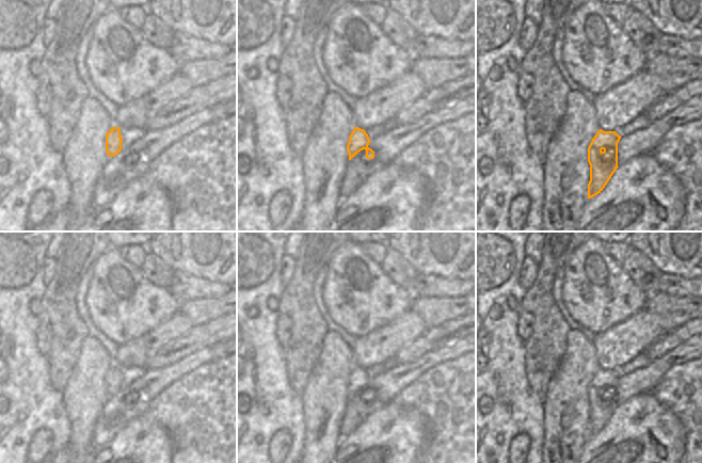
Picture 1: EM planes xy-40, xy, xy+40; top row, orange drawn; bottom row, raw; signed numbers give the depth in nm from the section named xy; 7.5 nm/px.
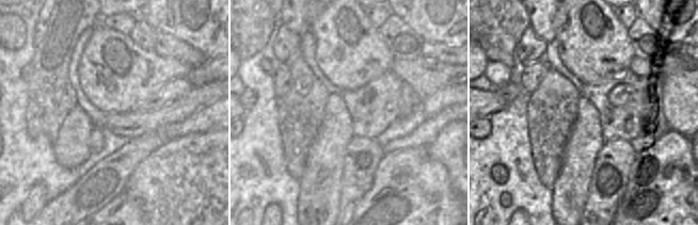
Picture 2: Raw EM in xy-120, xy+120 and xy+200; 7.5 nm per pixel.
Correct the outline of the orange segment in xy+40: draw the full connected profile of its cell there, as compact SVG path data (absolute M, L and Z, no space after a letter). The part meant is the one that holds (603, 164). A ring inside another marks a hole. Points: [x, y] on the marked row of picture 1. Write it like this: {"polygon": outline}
{"polygon": "M600 129L588 147L590 181L588 198L603 191L618 166L618 143L621 139L616 131Z"}

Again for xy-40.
{"polygon": "M113 127L106 134L106 151L109 157L117 155L122 149L123 139L118 127Z"}

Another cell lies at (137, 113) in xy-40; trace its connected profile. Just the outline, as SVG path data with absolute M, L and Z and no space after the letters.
M175 74L143 97L118 106L114 127L145 128L149 118L155 116L164 106L187 95L193 85L181 74Z

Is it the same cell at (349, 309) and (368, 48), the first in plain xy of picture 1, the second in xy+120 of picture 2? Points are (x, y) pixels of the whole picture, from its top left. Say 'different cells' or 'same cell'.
same cell

